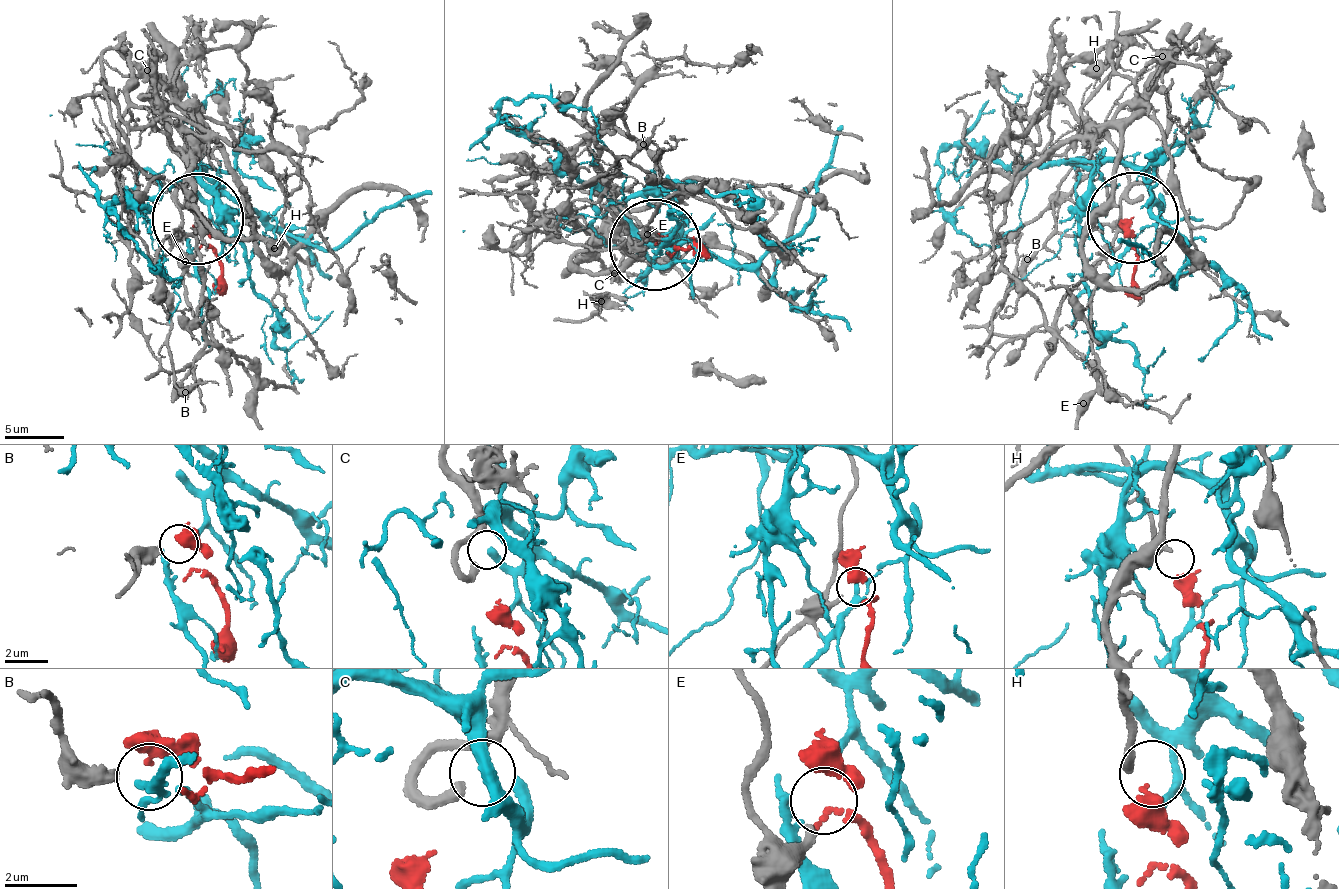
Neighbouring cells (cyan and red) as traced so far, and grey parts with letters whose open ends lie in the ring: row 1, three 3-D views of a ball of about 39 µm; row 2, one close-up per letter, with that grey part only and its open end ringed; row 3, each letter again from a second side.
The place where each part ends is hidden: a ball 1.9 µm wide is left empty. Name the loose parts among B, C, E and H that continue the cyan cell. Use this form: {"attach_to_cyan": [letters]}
{"attach_to_cyan": ["C"]}

